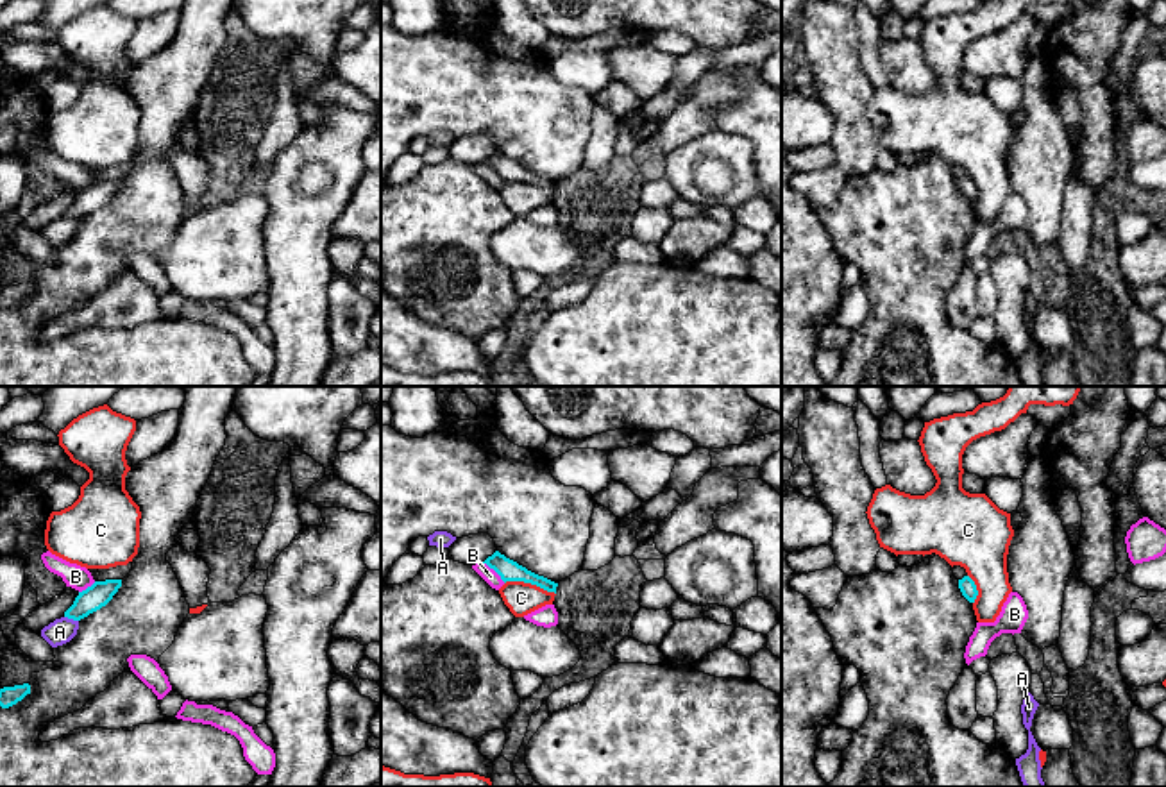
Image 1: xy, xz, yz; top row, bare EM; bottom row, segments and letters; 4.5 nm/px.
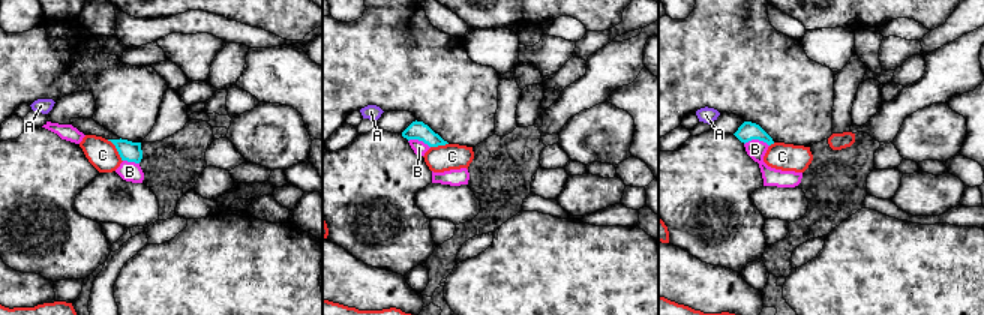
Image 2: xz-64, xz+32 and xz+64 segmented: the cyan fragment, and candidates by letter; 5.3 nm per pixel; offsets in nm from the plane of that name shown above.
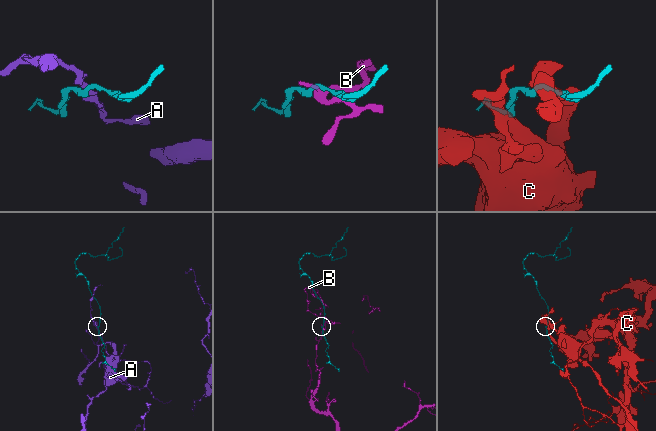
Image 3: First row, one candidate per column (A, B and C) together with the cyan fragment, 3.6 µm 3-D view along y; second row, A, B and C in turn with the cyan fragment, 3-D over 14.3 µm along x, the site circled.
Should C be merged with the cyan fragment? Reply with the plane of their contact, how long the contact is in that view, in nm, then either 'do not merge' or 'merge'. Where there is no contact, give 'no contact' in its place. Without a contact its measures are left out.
meets cyan in xz; contact 240 nm long; merge

